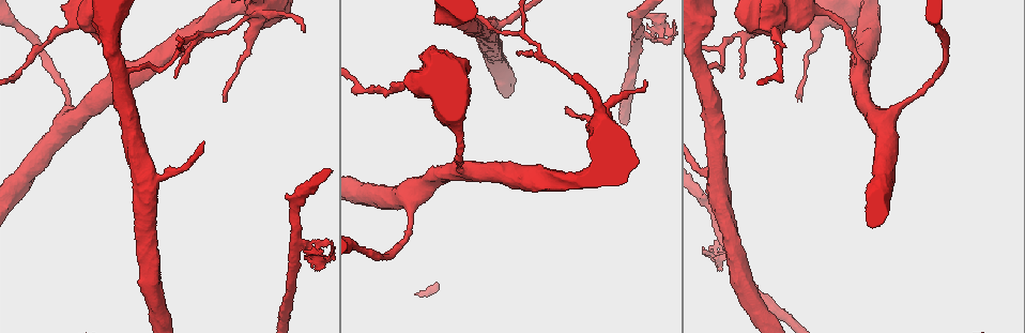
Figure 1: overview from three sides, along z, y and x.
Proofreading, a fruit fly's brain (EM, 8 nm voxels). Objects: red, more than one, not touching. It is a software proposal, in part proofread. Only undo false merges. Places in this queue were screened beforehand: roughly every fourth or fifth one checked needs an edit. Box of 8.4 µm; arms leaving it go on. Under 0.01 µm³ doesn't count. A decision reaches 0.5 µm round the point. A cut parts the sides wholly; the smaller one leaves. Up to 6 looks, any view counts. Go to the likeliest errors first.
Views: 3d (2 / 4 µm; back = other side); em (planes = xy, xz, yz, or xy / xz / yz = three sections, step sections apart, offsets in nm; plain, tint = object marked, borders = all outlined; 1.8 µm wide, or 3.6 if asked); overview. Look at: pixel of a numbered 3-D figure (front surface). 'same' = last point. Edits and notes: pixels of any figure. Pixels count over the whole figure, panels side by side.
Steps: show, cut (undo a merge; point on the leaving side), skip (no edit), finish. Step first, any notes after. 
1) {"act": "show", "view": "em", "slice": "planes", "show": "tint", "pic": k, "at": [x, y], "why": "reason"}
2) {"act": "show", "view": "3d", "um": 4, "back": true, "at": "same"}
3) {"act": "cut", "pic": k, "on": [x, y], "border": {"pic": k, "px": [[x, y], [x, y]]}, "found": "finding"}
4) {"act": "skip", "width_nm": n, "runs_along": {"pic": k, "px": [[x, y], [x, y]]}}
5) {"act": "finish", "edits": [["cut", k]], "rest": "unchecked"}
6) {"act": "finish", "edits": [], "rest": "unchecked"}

{"act": "show", "view": "em", "slice": "planes", "show": "tint", "pic": 1, "at": [719, 240], "why": "side arm on a straight run"}

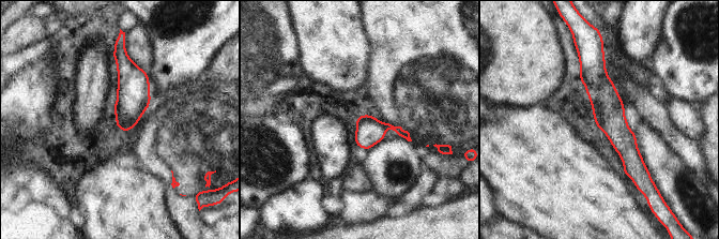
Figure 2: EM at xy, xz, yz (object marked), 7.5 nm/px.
{"act": "cut", "pic": 2, "on": [400, 132], "border": {"pic": 2, "px": [[380, 122], [383, 127]]}, "found": "a second neuron is stuck on"}

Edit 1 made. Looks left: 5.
{"act": "show", "view": "overview"}

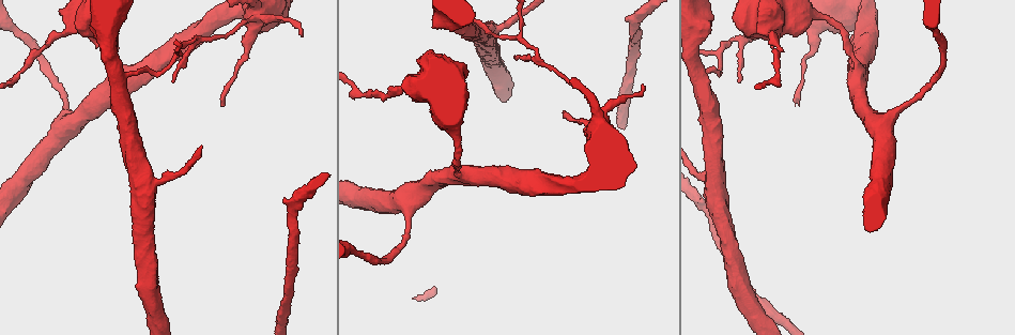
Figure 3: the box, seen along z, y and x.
{"act": "show", "view": "3d", "um": 4, "pic": 3, "at": [598, 117]}

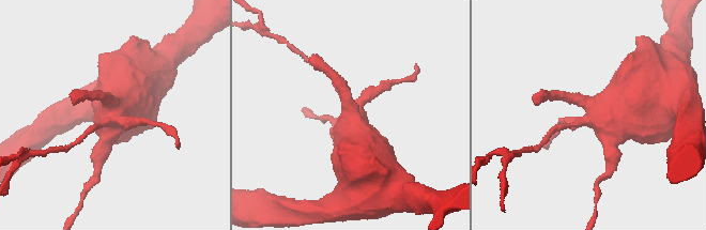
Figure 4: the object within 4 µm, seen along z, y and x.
{"act": "show", "view": "em", "slice": "planes", "show": "plain", "pic": 4, "at": [352, 112]}

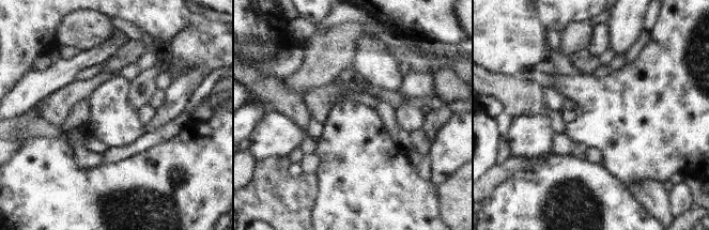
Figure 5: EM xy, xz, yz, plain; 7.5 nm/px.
{"act": "show", "view": "em", "slice": "planes", "show": "tint", "at": "same", "why": "with the object marked"}

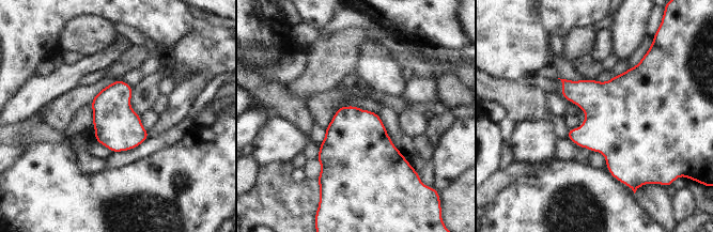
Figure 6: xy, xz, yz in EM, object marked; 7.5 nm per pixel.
{"act": "skip", "width_nm": 340, "found": "all the same neuron"}

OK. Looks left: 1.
{"act": "show", "view": "em", "um": 3.6, "slice": "planes", "show": "tint", "pic": 3, "at": [747, 39]}

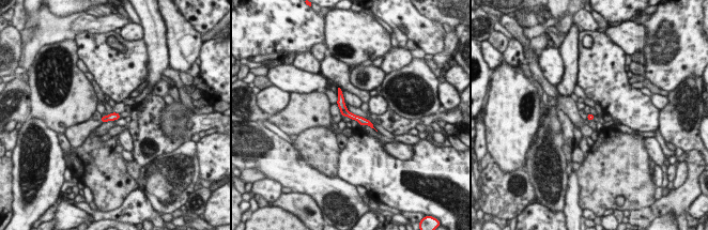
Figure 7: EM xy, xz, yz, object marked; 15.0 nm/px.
{"act": "cut", "pic": 7, "on": [340, 102], "border": {"pic": 7, "px": [[340, 109], [347, 110]]}, "found": "a second neuron is stuck on"}

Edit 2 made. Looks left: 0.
{"act": "finish", "edits": [["cut", 2], ["cut", 7]], "rest": "unchecked"}

